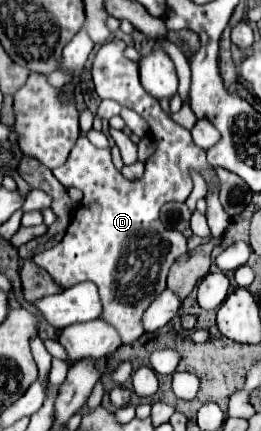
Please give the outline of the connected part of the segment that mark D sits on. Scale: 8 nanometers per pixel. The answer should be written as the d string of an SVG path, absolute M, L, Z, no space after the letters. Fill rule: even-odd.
M110 40L106 44L100 46L100 50L96 52L94 56L94 62L92 62L92 80L94 80L94 88L96 88L96 94L100 98L110 98L110 100L116 100L118 104L126 106L126 108L132 108L136 110L146 122L148 122L148 134L150 138L156 142L156 150L154 154L146 160L146 172L140 180L128 180L124 178L112 164L102 164L102 174L96 182L92 182L92 190L90 186L82 186L82 192L84 192L84 198L64 234L64 238L52 246L50 250L44 250L40 254L34 254L32 256L32 262L40 268L44 268L54 280L58 280L58 286L62 290L74 286L74 284L80 284L80 282L94 282L98 286L98 292L100 292L100 302L102 302L102 316L100 320L106 320L110 326L114 326L122 338L124 344L130 344L134 340L138 340L142 334L144 334L144 328L142 328L142 312L150 306L150 302L166 290L166 276L168 276L168 270L170 266L174 264L174 260L182 254L178 254L178 248L174 246L176 240L172 236L172 240L168 240L172 244L172 248L148 248L148 242L146 238L152 236L152 234L146 234L146 232L154 232L156 226L158 226L158 212L162 208L164 202L170 202L170 200L184 200L190 196L192 192L192 176L190 172L192 170L198 171L202 177L207 180L207 184L211 186L216 182L216 173L212 166L209 165L206 159L206 151L200 150L194 142L192 142L192 136L186 128L182 128L180 124L176 124L158 104L158 100L154 100L150 94L146 94L146 90L142 88L140 84L140 78L138 78L138 64L128 60L124 56L124 48L126 44L122 40Z

